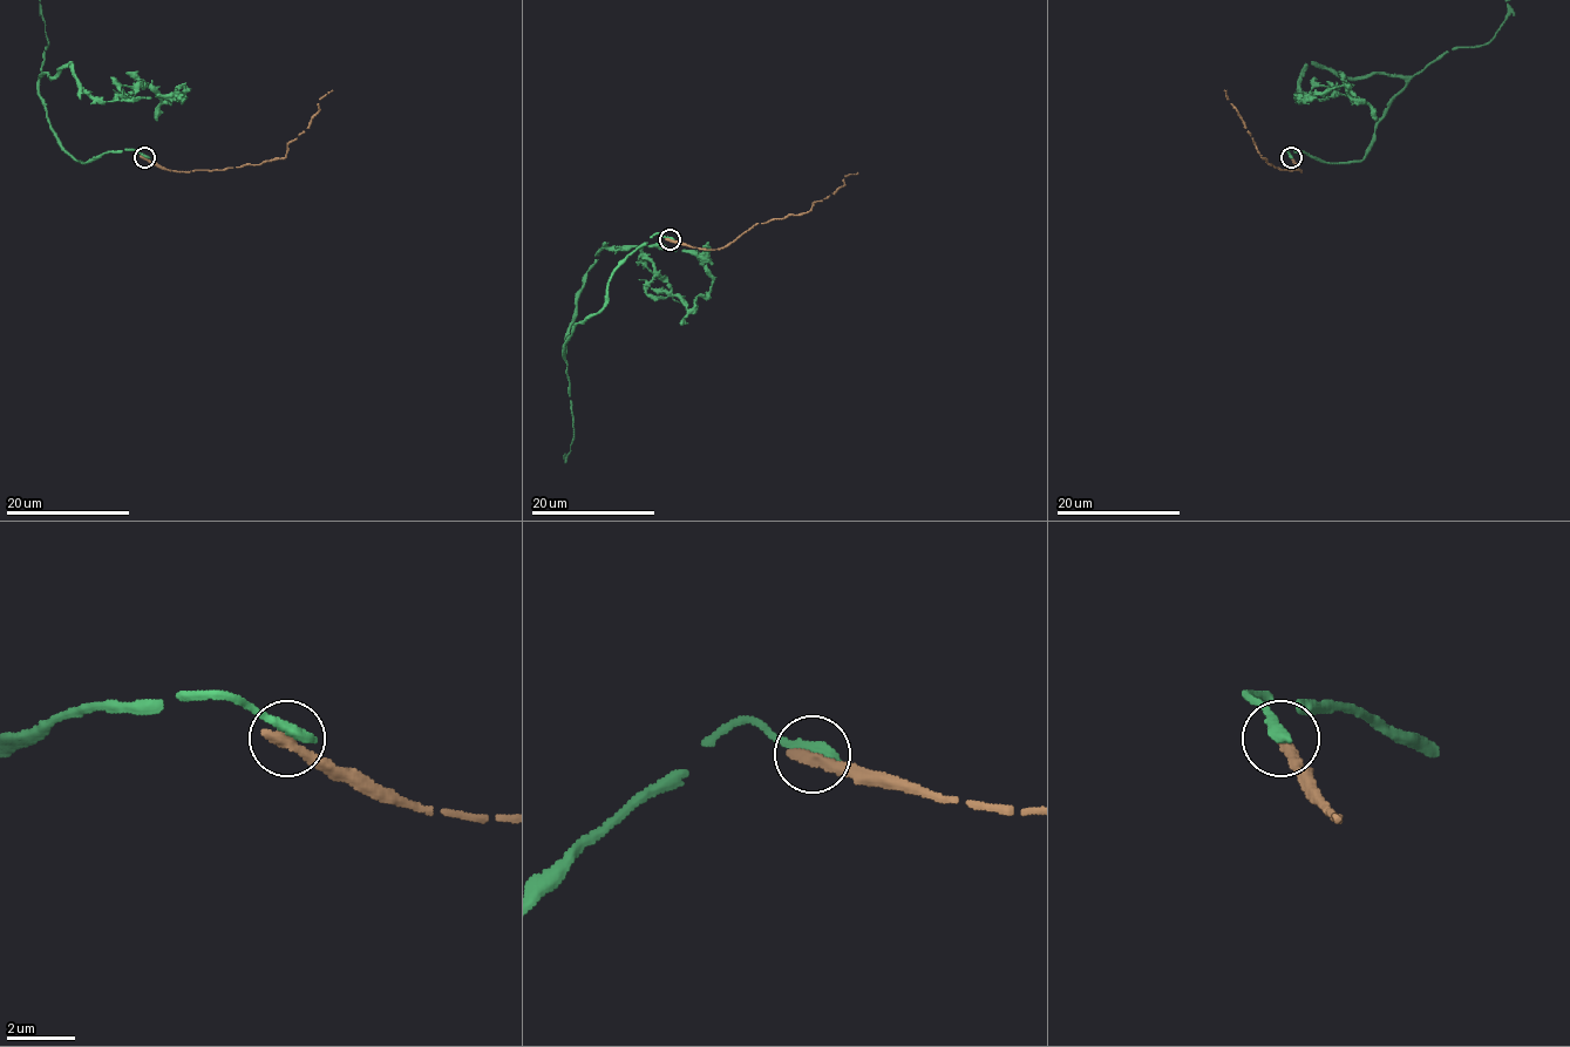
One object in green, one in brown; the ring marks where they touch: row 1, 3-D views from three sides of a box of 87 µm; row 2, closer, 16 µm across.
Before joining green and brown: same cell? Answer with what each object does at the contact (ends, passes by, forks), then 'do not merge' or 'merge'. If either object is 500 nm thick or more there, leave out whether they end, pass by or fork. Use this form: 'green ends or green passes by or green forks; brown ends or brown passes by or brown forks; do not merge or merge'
green ends; brown ends; do not merge

